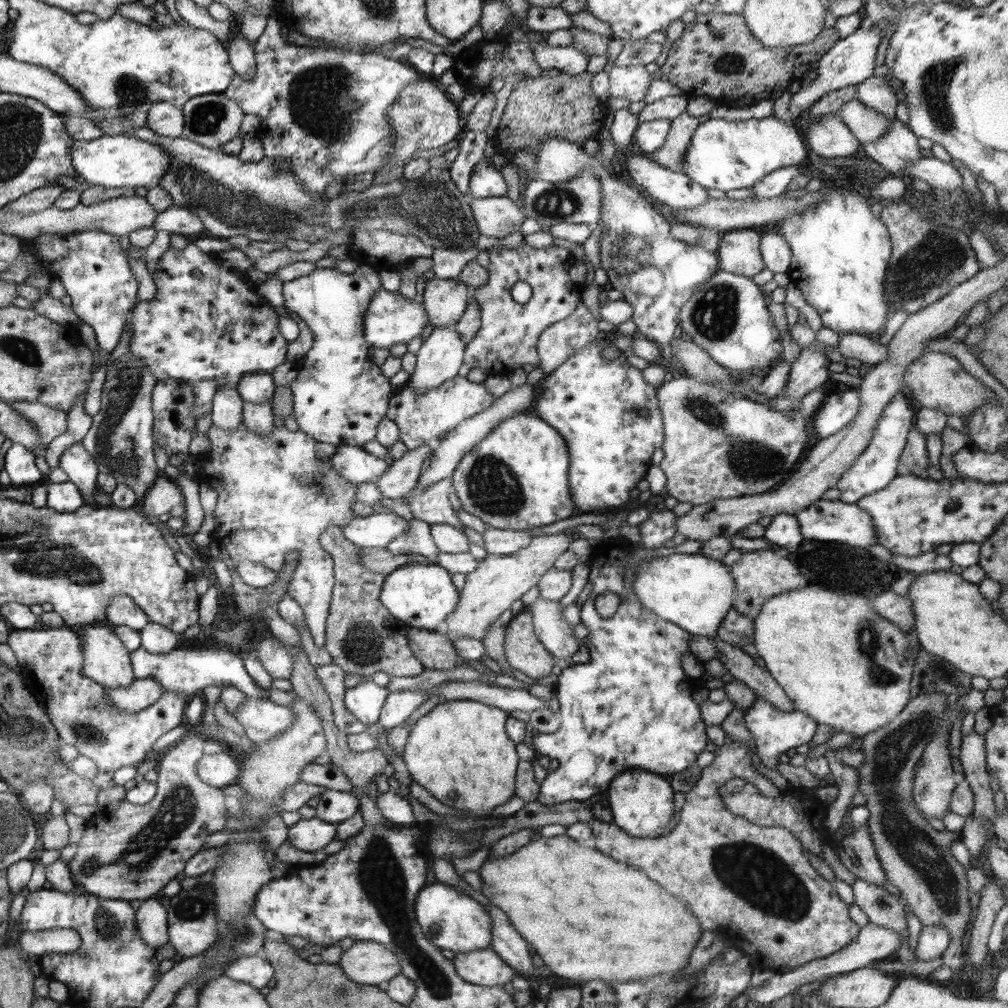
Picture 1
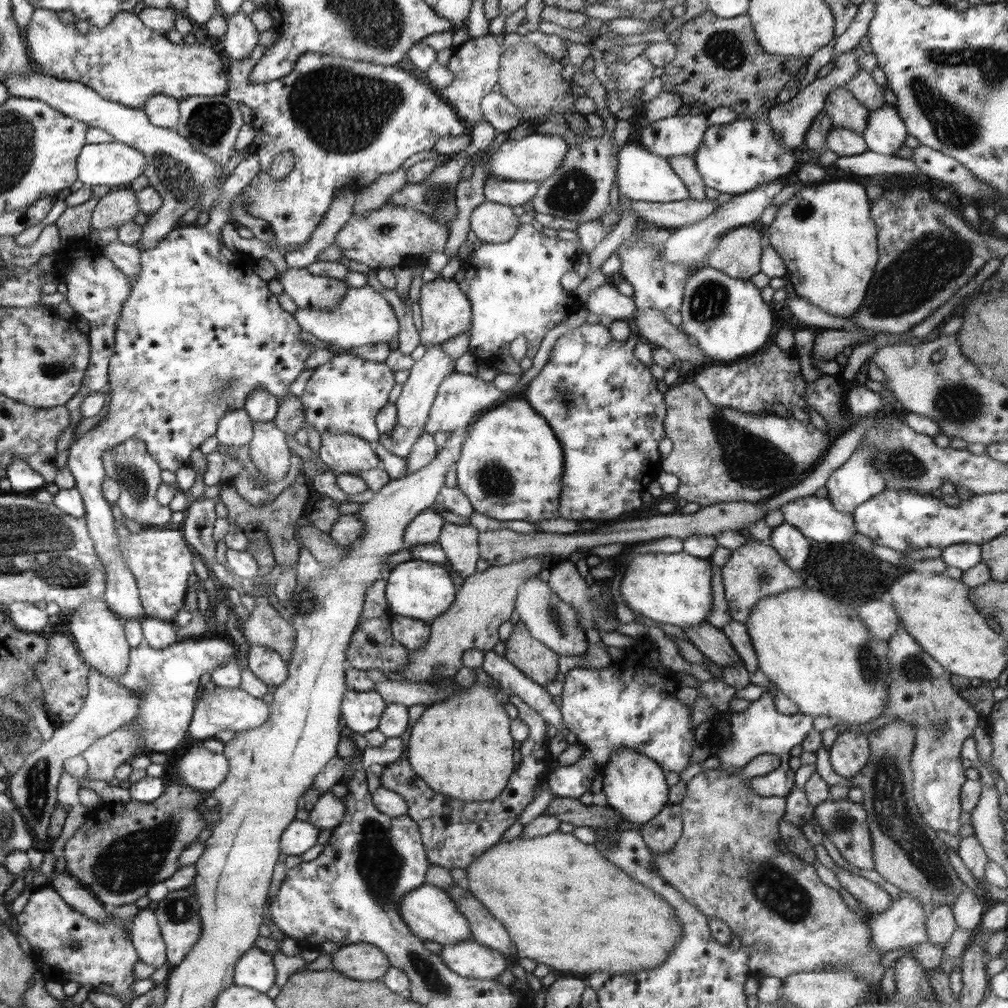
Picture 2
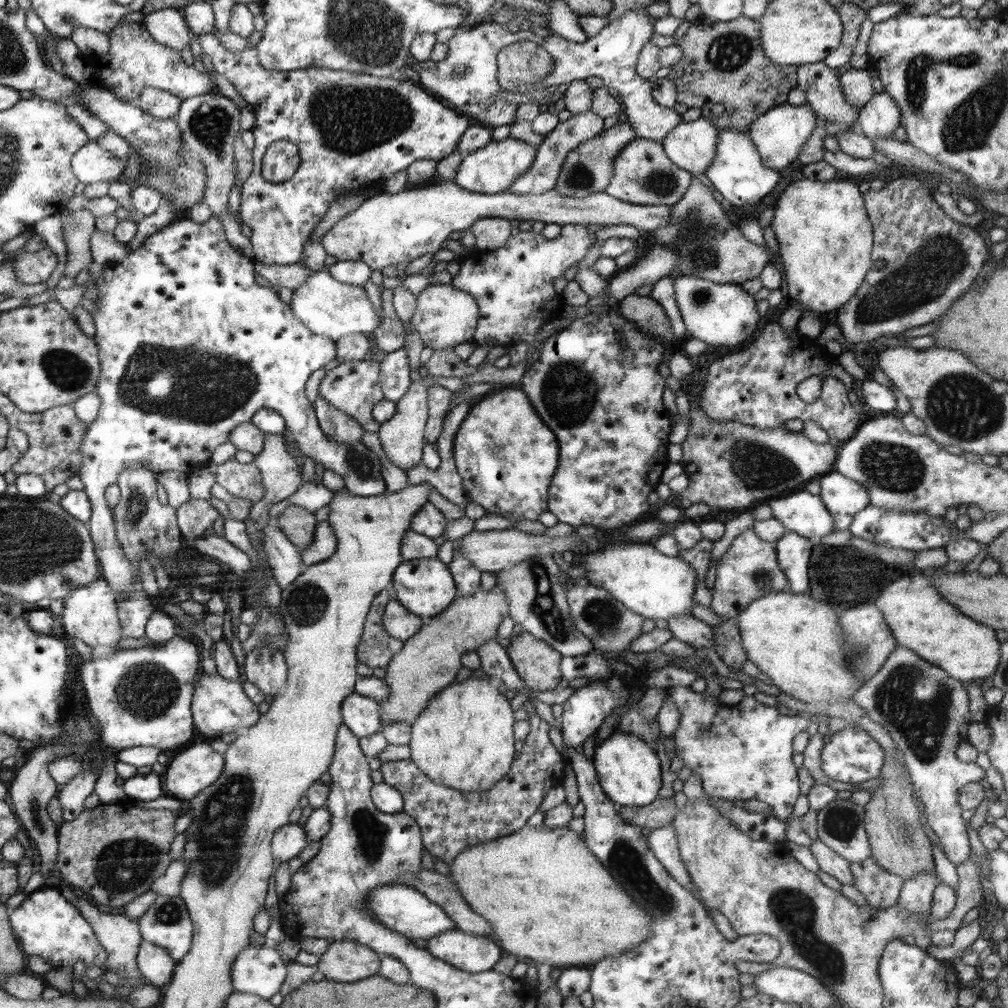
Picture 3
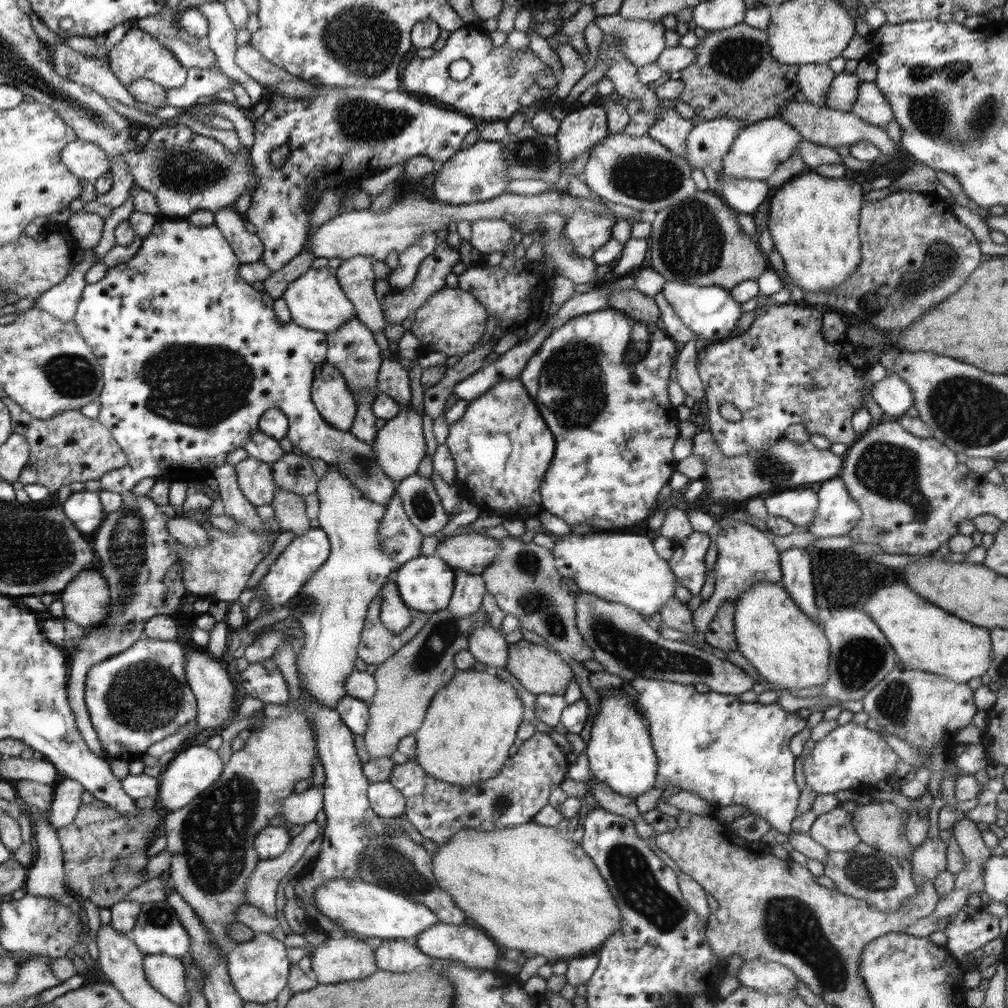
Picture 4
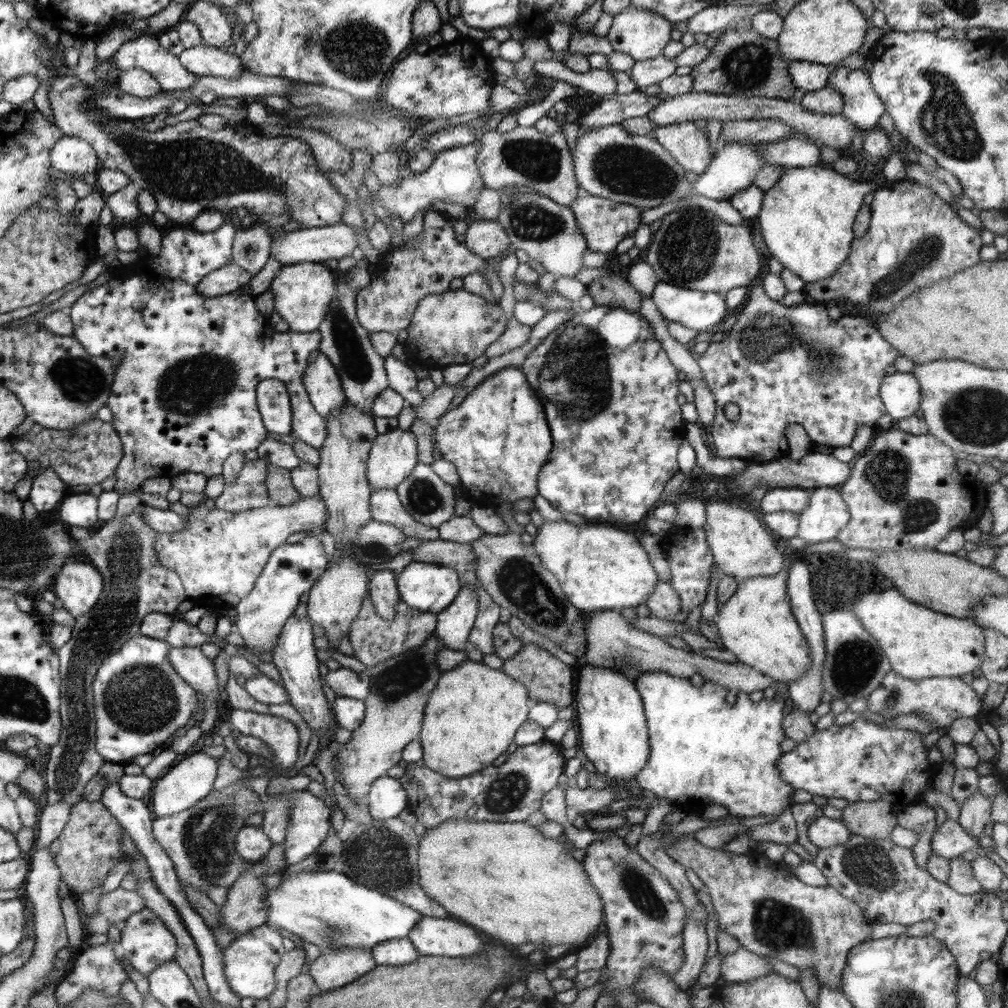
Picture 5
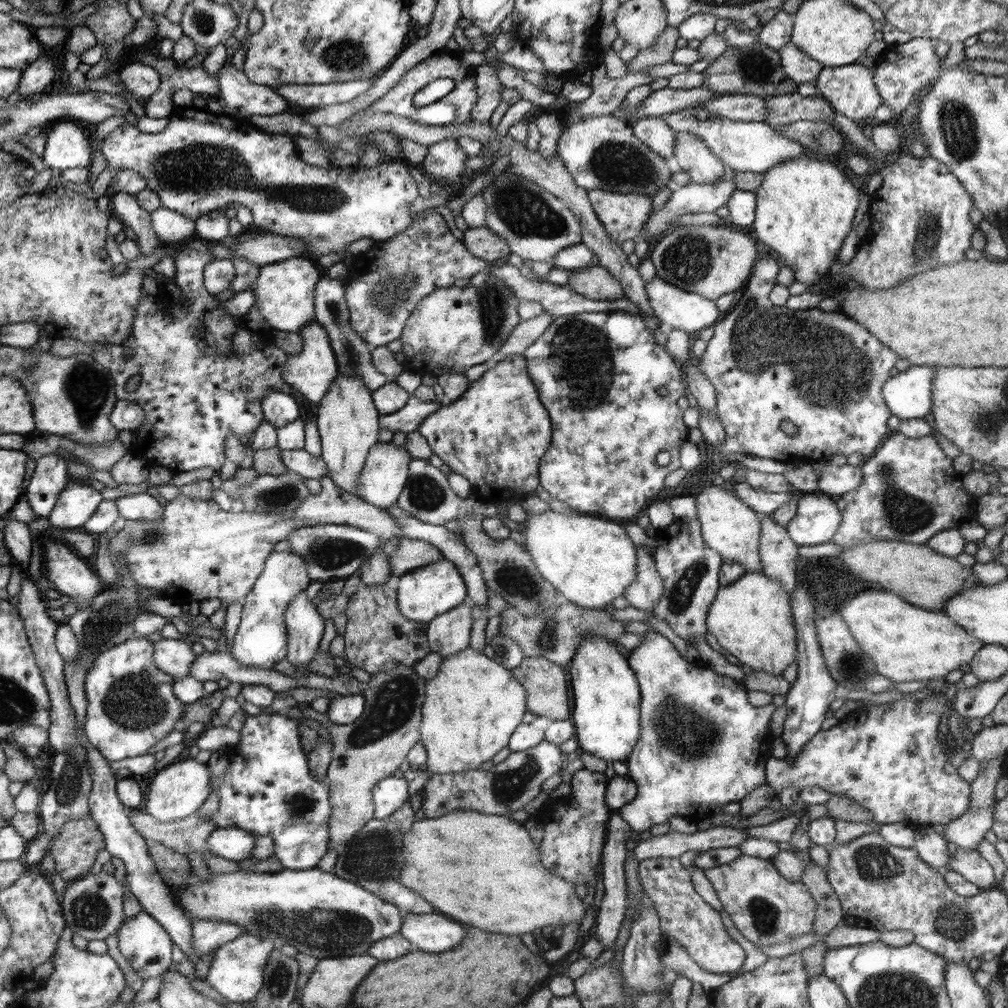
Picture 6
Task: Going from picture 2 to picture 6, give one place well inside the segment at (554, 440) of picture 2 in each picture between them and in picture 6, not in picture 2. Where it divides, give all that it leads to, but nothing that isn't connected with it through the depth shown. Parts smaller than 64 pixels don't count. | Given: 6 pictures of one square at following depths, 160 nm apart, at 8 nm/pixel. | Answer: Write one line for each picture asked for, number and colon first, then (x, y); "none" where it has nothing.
3: (506, 456)
4: (501, 447)
5: (498, 438)
6: (495, 434)

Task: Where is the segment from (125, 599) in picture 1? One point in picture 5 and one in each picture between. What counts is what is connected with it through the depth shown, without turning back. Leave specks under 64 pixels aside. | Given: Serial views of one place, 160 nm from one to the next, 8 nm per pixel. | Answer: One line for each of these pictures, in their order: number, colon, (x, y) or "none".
2: (200, 331)
3: (190, 345)
4: (181, 295)
5: (184, 396)

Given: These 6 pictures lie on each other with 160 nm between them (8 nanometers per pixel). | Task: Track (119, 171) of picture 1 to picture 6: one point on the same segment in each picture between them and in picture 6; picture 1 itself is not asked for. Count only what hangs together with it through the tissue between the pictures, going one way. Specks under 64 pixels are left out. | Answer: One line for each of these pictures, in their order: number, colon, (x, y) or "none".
2: (115, 164)
3: (92, 164)
4: (87, 161)
5: (72, 155)
6: (66, 147)

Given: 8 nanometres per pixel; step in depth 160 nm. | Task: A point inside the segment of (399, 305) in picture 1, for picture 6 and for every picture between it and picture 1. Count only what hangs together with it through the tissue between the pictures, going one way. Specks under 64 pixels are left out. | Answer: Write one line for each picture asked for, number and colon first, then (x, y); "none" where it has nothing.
2: (364, 316)
3: (328, 307)
4: (316, 300)
5: (304, 292)
6: (284, 293)

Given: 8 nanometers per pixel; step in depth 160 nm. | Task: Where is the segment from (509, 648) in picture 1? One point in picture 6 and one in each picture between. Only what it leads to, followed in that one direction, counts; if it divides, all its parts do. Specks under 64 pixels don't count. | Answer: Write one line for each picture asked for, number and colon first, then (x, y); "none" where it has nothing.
2: (530, 656)
3: (537, 663)
4: (539, 669)
5: (547, 679)
6: (546, 685)

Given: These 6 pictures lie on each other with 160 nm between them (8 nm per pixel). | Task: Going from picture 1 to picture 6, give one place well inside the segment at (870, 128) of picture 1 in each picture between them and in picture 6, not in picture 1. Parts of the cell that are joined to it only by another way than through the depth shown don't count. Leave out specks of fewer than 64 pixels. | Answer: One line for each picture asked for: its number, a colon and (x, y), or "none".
2: (843, 107)
3: (824, 93)
4: (814, 80)
5: (809, 76)
6: (797, 65)

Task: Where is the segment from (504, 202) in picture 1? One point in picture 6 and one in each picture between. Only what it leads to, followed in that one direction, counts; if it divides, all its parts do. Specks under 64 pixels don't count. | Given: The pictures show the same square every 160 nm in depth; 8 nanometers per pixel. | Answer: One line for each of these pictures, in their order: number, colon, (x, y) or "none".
2: (493, 223)
3: (491, 233)
4: (487, 236)
5: (486, 238)
6: (481, 242)

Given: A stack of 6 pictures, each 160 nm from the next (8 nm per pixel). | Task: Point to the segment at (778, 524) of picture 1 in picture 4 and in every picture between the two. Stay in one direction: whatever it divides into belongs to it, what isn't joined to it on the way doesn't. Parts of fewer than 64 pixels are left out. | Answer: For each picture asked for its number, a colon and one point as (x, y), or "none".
2: (789, 542)
3: (793, 551)
4: (795, 563)

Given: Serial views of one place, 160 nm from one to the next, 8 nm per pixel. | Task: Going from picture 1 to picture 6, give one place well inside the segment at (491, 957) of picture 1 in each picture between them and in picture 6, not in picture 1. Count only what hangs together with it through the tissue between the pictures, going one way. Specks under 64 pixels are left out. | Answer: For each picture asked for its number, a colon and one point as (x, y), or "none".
2: (469, 959)
3: (465, 952)
4: (452, 942)
5: (433, 936)
6: (432, 932)

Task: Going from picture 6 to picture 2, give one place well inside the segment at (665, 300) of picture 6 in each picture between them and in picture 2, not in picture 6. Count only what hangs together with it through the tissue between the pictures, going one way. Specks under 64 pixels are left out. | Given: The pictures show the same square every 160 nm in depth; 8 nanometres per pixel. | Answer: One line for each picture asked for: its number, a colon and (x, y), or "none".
2: (728, 318)
3: (725, 315)
4: (711, 312)
5: (700, 311)

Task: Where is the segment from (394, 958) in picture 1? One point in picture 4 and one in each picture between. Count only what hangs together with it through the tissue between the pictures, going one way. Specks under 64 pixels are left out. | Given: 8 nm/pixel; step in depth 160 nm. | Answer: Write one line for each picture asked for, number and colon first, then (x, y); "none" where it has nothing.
2: (363, 961)
3: (348, 961)
4: (334, 961)

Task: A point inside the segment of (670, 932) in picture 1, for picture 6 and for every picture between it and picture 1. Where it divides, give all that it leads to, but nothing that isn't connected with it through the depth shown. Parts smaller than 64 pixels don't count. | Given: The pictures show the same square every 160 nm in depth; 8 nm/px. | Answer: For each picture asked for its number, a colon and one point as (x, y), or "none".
2: (566, 905)
3: (551, 901)
4: (530, 889)
5: (470, 867)
6: (483, 870)

